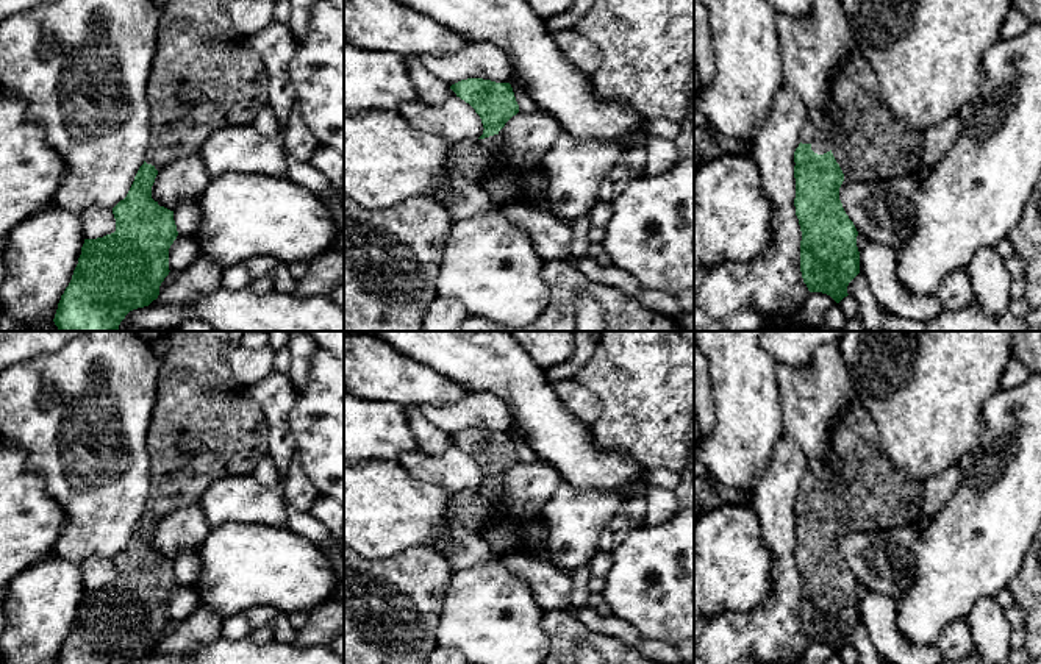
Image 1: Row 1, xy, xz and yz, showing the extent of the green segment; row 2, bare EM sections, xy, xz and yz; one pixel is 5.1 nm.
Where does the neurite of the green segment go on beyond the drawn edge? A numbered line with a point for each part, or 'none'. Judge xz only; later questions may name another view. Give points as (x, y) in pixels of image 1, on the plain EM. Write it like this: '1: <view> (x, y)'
1: xz (474, 508)

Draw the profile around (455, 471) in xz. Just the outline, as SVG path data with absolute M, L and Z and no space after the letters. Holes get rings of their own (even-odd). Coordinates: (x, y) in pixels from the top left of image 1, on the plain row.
M452 439L442 455L431 456L416 448L403 452L397 462L416 480L436 484L450 497L478 489L485 480L475 459Z

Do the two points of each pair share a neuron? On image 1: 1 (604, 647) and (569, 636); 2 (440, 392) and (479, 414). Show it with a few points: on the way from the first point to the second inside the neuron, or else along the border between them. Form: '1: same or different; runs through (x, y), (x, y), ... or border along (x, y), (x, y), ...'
1: same; runs through (596, 639), (577, 636)
2: different; border along (469, 392), (450, 403), (421, 406)

